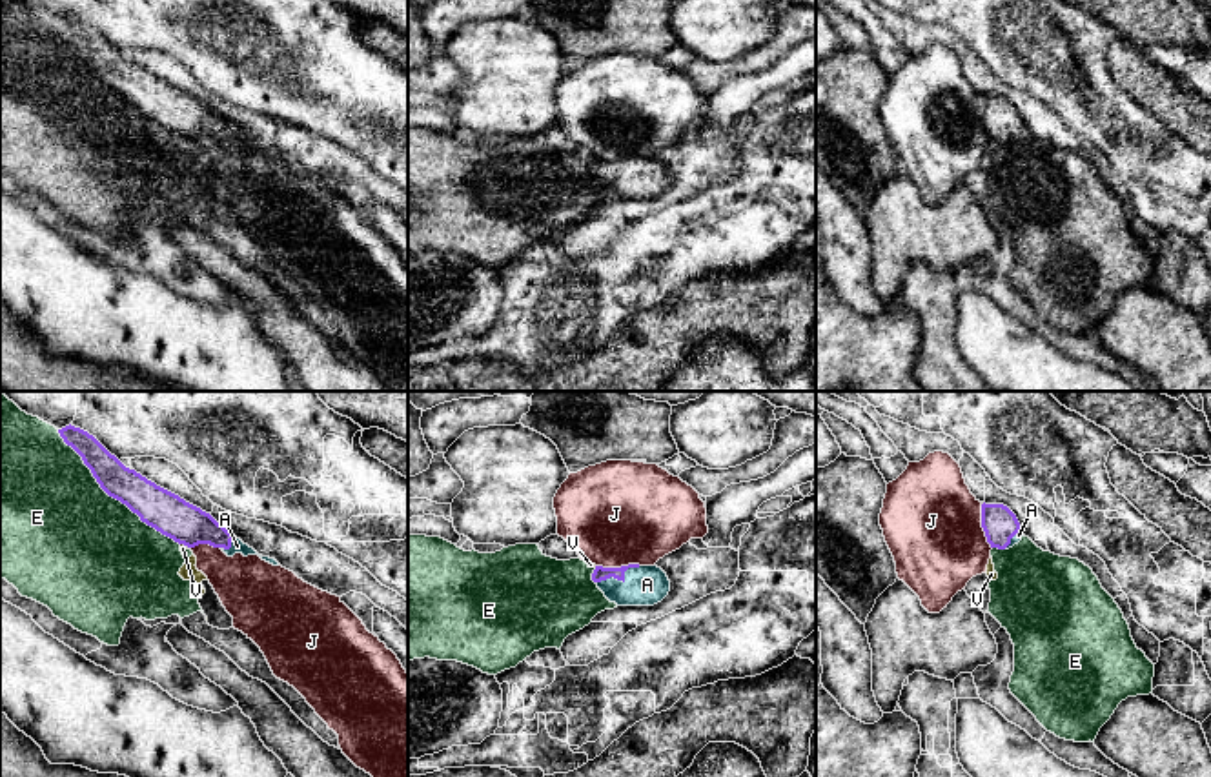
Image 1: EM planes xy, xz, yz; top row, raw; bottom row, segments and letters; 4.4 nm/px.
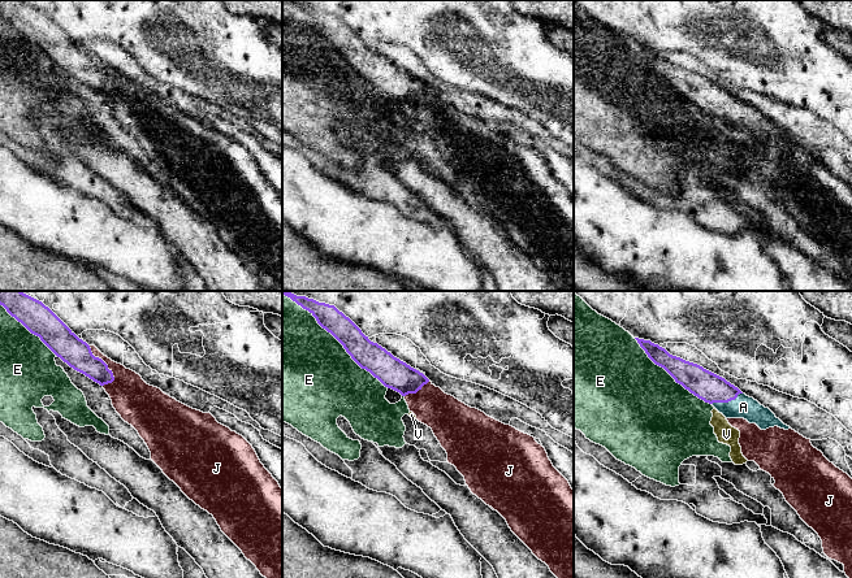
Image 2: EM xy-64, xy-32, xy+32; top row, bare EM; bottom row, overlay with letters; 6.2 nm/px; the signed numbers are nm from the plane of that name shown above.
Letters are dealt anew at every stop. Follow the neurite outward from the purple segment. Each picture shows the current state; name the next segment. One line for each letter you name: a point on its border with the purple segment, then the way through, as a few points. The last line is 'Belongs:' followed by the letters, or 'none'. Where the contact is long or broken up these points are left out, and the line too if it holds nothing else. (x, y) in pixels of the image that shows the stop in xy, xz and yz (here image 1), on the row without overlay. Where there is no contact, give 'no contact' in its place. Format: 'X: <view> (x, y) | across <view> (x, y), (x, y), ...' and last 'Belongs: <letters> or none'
A: xz (620, 171) | across xz (600, 166), (620, 171), (647, 177)
Belongs: A

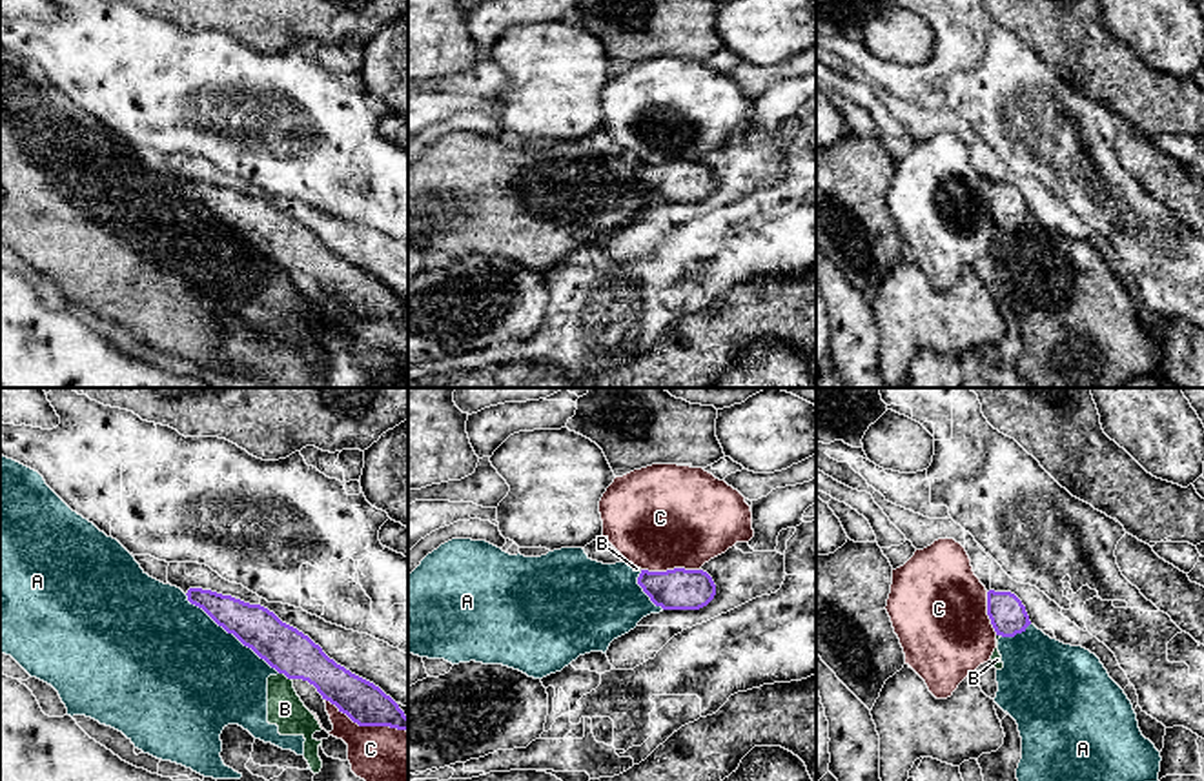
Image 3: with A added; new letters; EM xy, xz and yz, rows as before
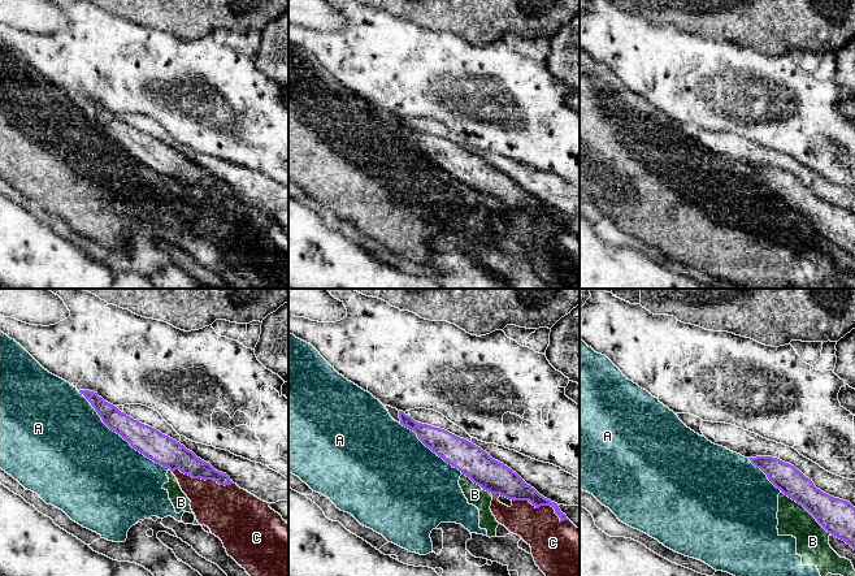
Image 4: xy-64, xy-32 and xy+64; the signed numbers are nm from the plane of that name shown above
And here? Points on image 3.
Belongs: none

